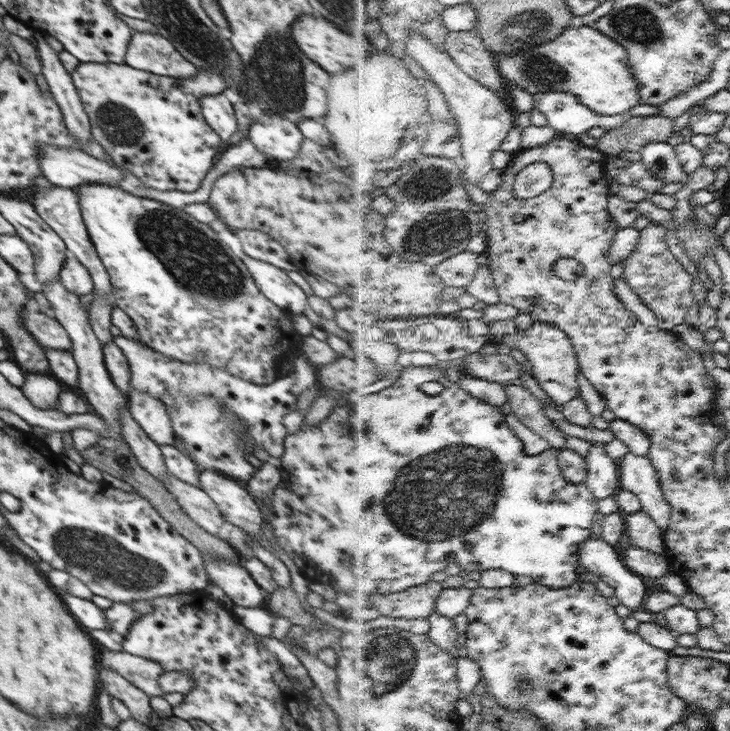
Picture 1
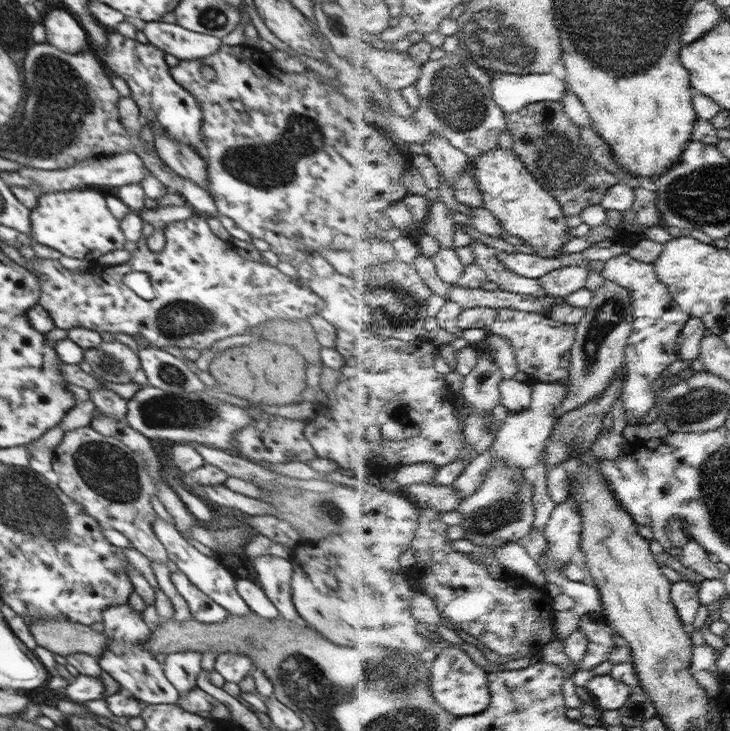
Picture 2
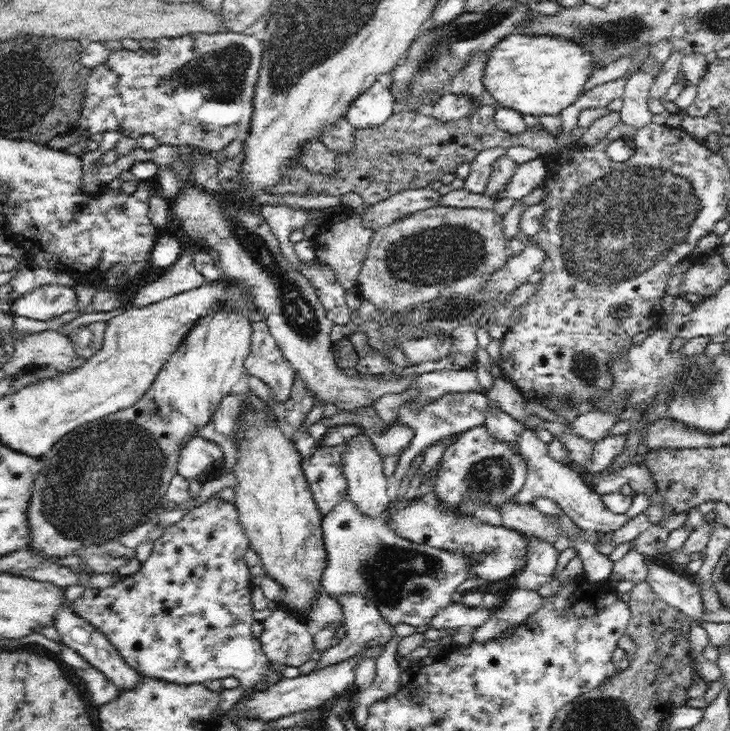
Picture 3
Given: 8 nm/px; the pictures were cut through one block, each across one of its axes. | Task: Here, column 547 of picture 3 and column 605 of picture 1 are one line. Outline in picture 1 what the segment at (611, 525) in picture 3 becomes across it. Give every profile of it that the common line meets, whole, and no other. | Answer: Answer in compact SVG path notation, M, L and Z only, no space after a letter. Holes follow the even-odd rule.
M594 444L587 457L589 462L589 480L587 484L599 500L616 498L622 492L620 461L608 454L608 444Z

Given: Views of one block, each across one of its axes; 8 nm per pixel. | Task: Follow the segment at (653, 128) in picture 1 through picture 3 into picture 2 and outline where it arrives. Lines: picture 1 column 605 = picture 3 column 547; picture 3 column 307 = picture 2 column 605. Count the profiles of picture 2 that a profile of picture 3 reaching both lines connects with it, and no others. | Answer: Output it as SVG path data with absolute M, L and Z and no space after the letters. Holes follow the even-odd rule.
M541 101L520 113L507 114L507 119L515 151L538 180L561 201L567 217L582 215L586 208L602 204L604 196L620 182L614 171L594 158L590 144L582 136L582 127L566 112L563 102Z

